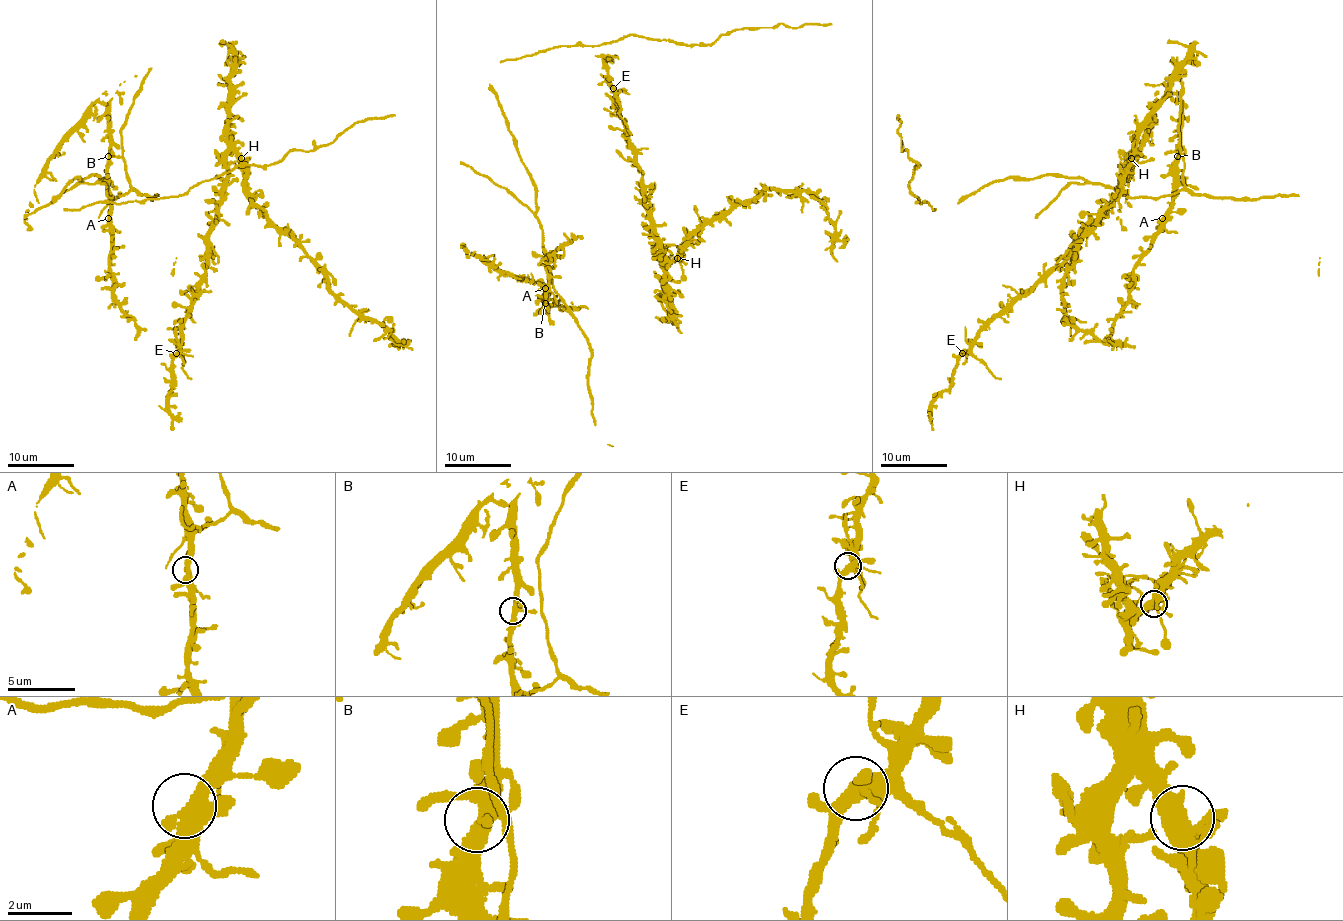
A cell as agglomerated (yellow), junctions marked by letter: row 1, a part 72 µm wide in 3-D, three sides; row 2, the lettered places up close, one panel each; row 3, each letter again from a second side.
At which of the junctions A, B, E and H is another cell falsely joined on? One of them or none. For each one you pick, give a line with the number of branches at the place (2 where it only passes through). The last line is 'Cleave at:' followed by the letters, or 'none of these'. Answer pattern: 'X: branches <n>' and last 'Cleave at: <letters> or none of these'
Cleave at: none of these

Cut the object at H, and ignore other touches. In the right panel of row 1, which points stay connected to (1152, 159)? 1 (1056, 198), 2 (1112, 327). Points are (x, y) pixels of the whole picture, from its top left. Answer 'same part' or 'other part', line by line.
1: other part
2: other part

